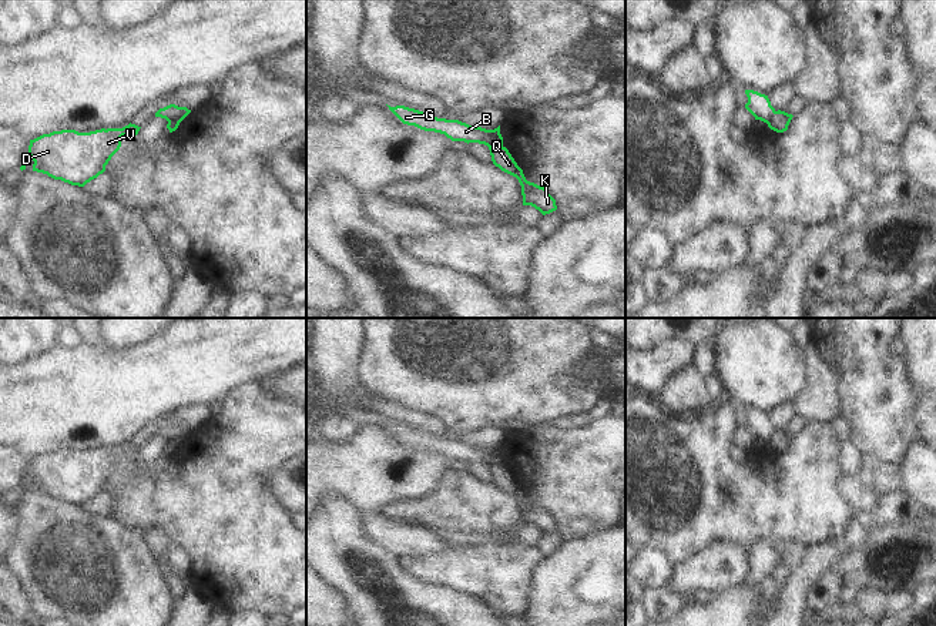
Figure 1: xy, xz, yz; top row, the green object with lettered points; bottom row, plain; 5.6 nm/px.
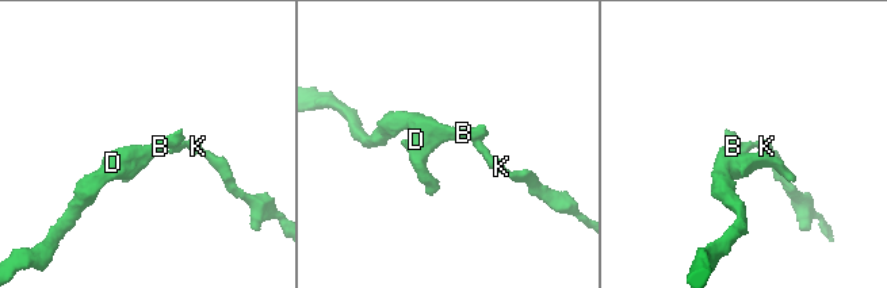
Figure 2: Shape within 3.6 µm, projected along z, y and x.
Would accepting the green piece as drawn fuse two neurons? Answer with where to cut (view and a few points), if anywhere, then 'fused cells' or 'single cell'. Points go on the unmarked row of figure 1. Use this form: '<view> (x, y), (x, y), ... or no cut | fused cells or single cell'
xy (183, 438), (171, 438), (168, 441) | fused cells

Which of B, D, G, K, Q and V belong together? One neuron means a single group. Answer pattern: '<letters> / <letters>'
B D G V / K Q

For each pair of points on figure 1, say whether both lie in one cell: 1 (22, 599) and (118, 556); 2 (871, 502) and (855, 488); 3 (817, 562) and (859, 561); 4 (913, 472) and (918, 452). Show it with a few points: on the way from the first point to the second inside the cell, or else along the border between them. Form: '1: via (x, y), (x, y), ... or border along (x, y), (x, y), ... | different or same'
1: border along (14, 571), (36, 611) | different
2: via (866, 499), (859, 492) | same
3: border along (839, 544), (839, 552), (824, 573) | different
4: via (918, 468), (918, 457) | same

